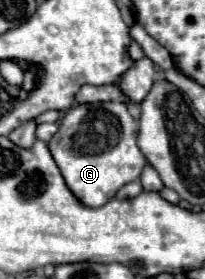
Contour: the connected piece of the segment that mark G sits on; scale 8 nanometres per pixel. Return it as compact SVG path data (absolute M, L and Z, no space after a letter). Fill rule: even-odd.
M124 101L76 105L62 119L58 133L48 141L48 149L74 197L86 207L102 207L116 191L136 181L146 165L138 149L138 123L128 113Z

